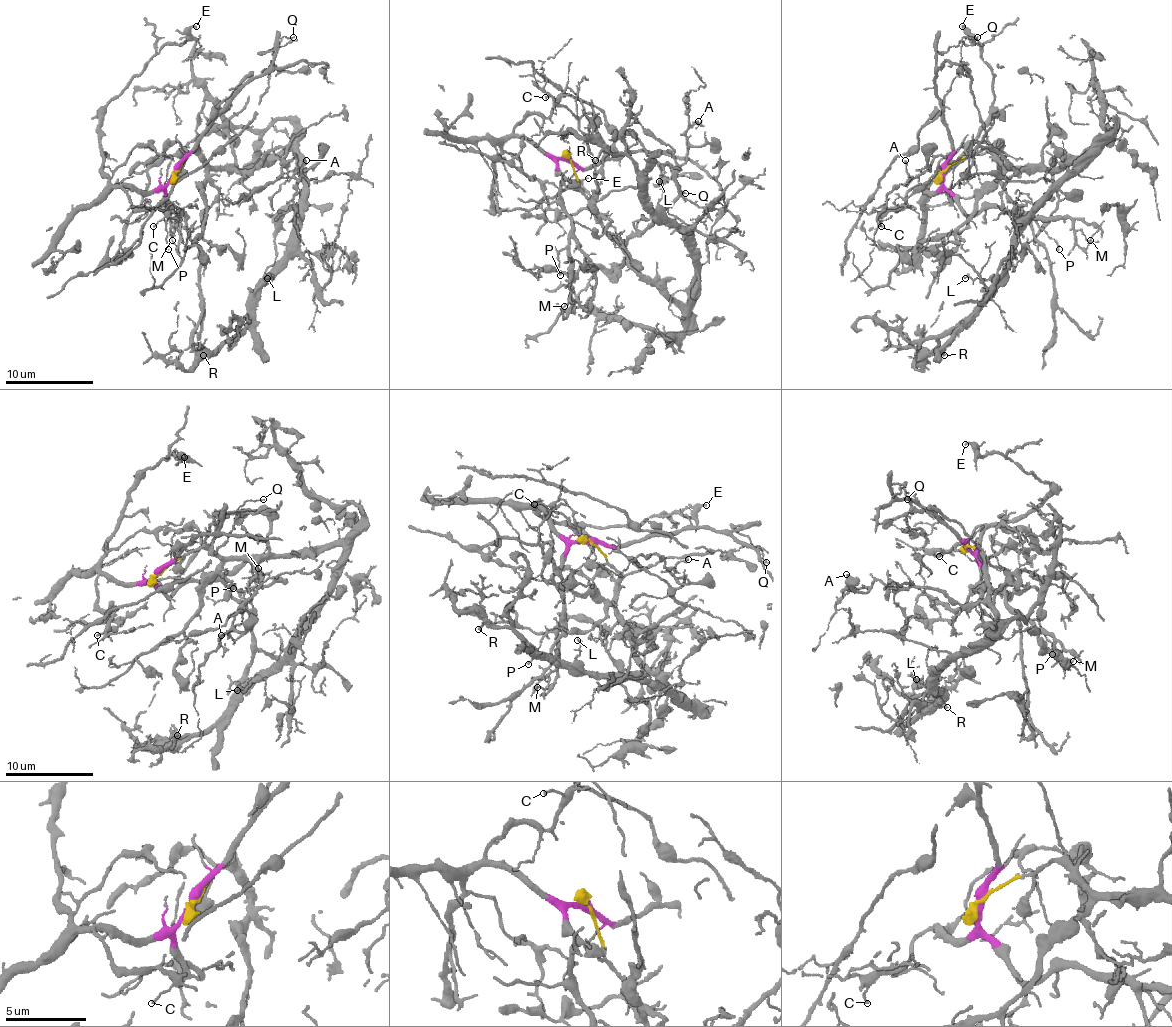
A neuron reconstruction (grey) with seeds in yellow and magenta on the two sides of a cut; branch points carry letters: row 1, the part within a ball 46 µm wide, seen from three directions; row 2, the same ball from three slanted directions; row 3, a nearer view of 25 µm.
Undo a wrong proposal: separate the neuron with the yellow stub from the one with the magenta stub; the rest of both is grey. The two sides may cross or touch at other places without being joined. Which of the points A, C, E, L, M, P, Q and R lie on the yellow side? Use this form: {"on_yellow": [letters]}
{"on_yellow": ["A", "L", "Q", "R"]}

